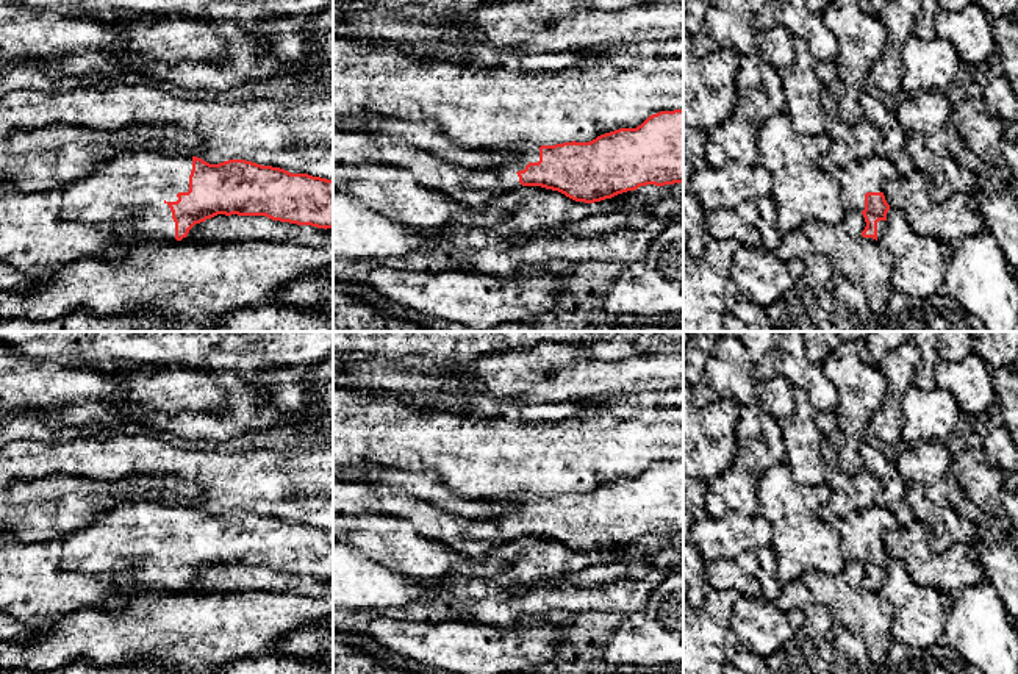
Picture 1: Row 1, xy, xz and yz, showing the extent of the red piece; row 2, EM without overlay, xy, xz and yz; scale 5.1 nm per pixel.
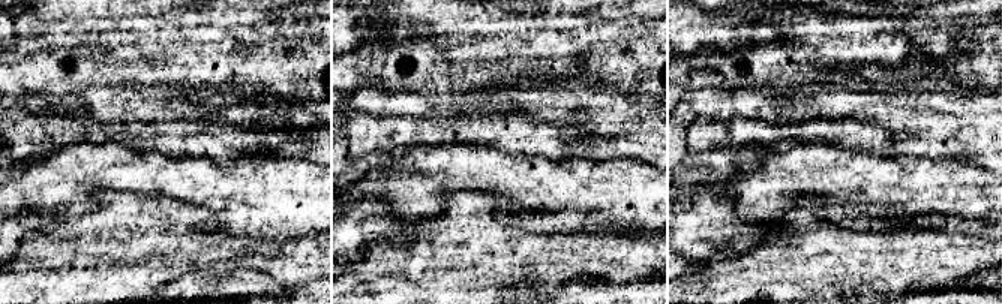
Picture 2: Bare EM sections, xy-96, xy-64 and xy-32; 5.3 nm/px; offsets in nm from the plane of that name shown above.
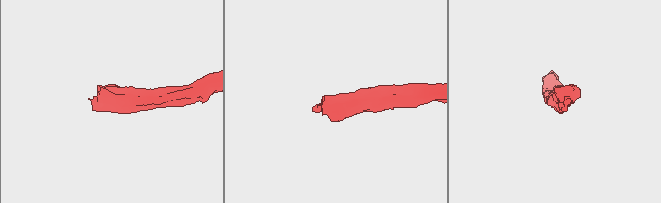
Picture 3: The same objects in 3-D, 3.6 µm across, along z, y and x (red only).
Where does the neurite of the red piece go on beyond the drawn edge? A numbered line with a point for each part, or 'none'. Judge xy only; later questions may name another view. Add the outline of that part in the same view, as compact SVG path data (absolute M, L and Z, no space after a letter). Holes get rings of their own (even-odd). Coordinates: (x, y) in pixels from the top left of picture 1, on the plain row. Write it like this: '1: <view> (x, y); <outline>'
1: xy (130, 538); M152 500L119 504L64 535L61 566L89 577L131 575L139 585L175 591L169 552L189 541L192 507Z

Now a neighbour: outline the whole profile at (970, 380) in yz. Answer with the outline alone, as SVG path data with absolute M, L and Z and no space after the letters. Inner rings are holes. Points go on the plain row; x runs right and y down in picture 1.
M974 352L962 361L940 360L935 369L937 388L949 391L970 421L996 403L991 371L991 366Z

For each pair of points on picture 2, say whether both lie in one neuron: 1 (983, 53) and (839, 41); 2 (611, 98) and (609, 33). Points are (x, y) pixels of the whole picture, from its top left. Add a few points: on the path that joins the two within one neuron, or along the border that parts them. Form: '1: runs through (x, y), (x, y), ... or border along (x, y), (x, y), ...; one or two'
1: runs through (947, 53), (927, 35), (875, 39); one
2: border along (602, 89), (626, 96); two

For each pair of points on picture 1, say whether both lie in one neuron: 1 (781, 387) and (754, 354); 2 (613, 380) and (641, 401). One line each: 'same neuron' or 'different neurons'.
1: different neurons
2: different neurons

